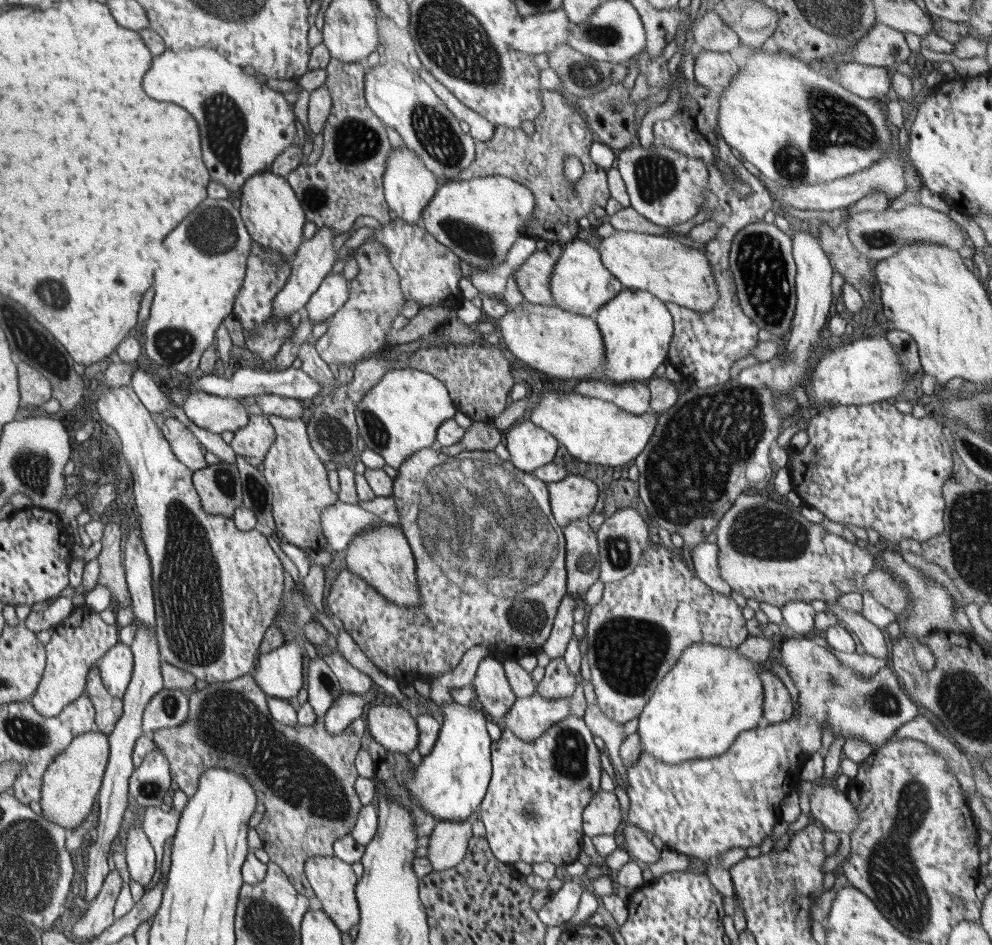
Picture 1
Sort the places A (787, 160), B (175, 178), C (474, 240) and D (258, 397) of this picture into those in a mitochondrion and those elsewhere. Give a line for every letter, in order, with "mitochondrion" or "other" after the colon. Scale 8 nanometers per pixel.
A: mitochondrion
B: other
C: mitochondrion
D: other

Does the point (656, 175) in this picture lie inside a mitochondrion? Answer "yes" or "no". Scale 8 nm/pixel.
yes

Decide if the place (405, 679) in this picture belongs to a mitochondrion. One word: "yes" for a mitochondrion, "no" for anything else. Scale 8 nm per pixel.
no

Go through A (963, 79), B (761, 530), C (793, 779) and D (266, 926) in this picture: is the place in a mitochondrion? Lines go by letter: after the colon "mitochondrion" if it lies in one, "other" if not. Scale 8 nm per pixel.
A: other
B: mitochondrion
C: other
D: mitochondrion

